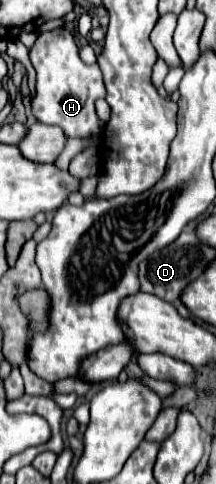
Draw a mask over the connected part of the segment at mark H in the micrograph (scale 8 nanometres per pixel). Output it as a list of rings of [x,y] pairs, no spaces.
[[[66,28],[42,32],[30,48],[30,62],[36,70],[36,96],[32,100],[34,116],[44,124],[60,126],[70,138],[86,138],[102,132],[94,102],[106,94],[98,64],[84,64],[78,56],[74,36]]]

